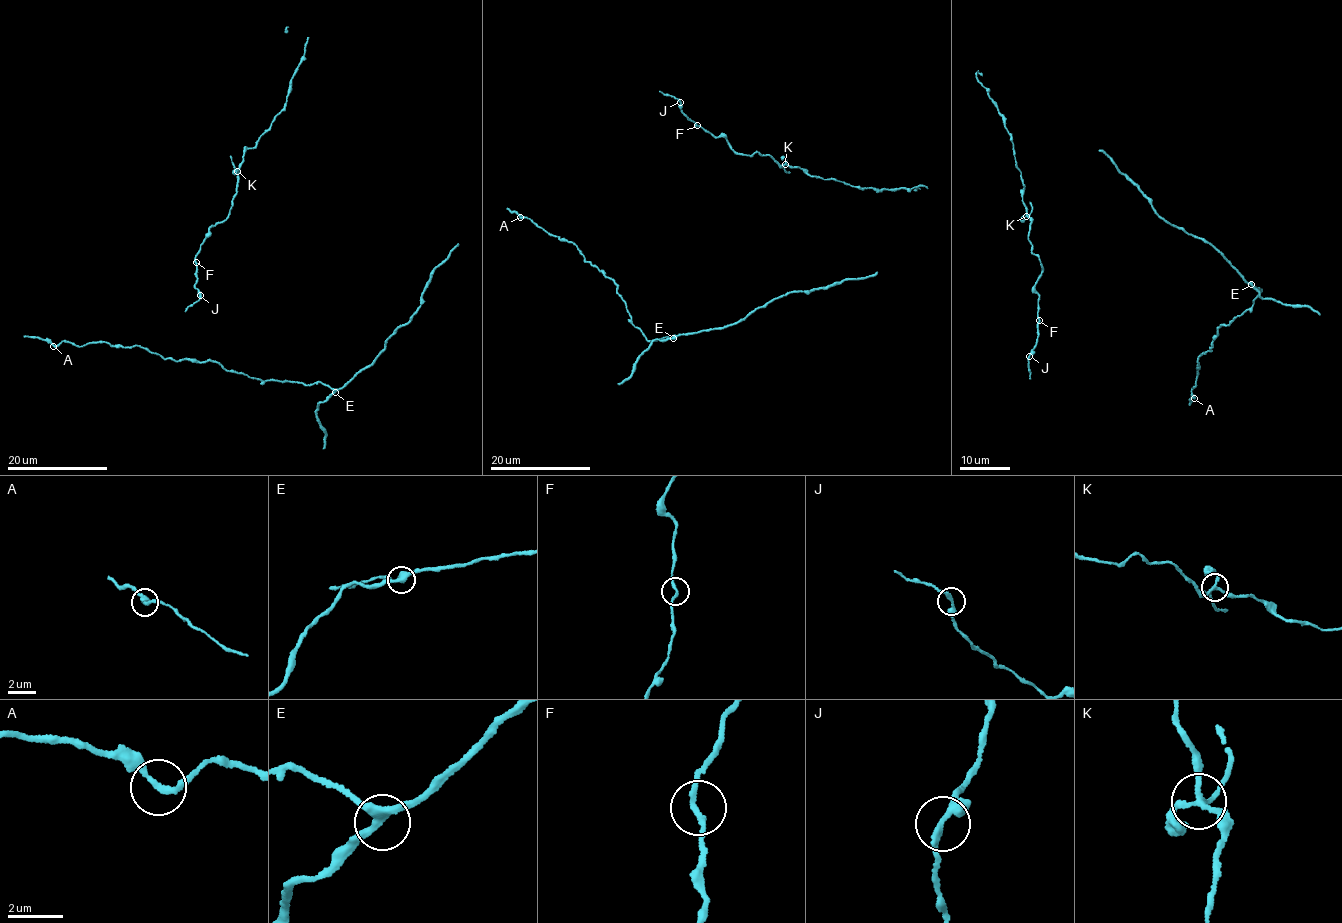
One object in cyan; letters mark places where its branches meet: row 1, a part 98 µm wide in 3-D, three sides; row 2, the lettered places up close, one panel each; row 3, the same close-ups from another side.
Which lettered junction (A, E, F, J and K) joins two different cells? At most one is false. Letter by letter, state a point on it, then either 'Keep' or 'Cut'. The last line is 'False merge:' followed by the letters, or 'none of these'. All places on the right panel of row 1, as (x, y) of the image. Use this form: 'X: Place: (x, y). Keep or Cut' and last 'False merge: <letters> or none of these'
A: Place: (1194, 398). Keep
E: Place: (1251, 284). Keep
F: Place: (1039, 320). Keep
J: Place: (1029, 356). Keep
K: Place: (1026, 216). Cut
False merge: K

